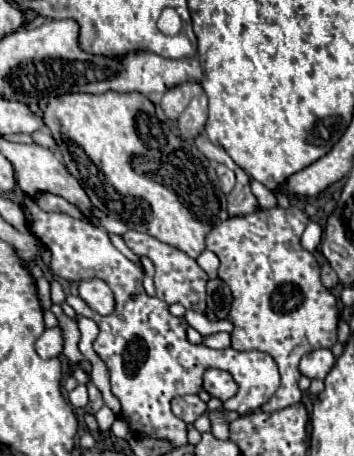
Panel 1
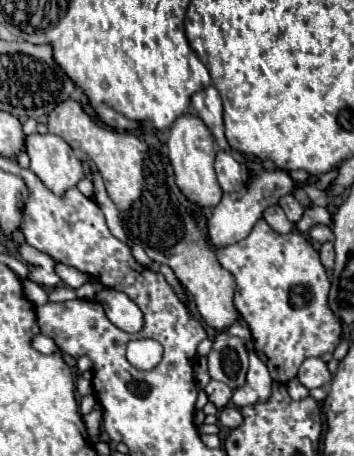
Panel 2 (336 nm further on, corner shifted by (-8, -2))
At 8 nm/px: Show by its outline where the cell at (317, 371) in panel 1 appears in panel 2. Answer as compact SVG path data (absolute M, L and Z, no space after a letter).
M310 357L300 365L298 371L298 381L306 389L316 389L316 387L326 387L330 383L330 371L326 363L320 357Z

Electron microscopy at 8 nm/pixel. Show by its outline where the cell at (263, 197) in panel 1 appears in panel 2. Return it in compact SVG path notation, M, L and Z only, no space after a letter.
M270 205L264 213L262 213L264 221L276 231L276 233L290 233L292 231L292 223L286 219L284 211L278 207L278 205Z

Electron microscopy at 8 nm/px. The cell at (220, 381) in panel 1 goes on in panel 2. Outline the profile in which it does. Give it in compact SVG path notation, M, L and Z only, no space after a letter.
M212 379L212 381L204 387L204 391L206 391L208 399L210 399L218 409L224 409L224 407L230 403L232 391L230 391L224 383L220 383L220 381L214 381L214 379Z

